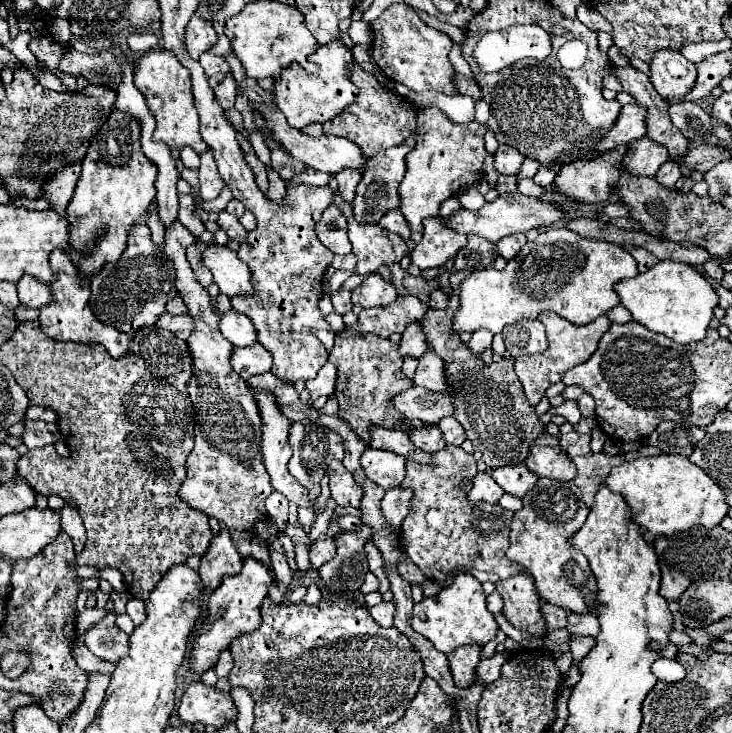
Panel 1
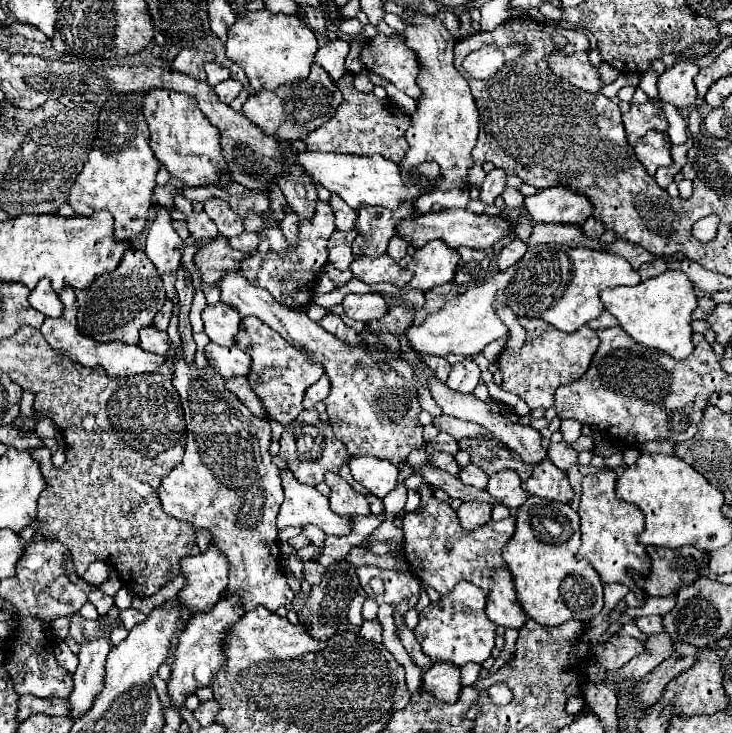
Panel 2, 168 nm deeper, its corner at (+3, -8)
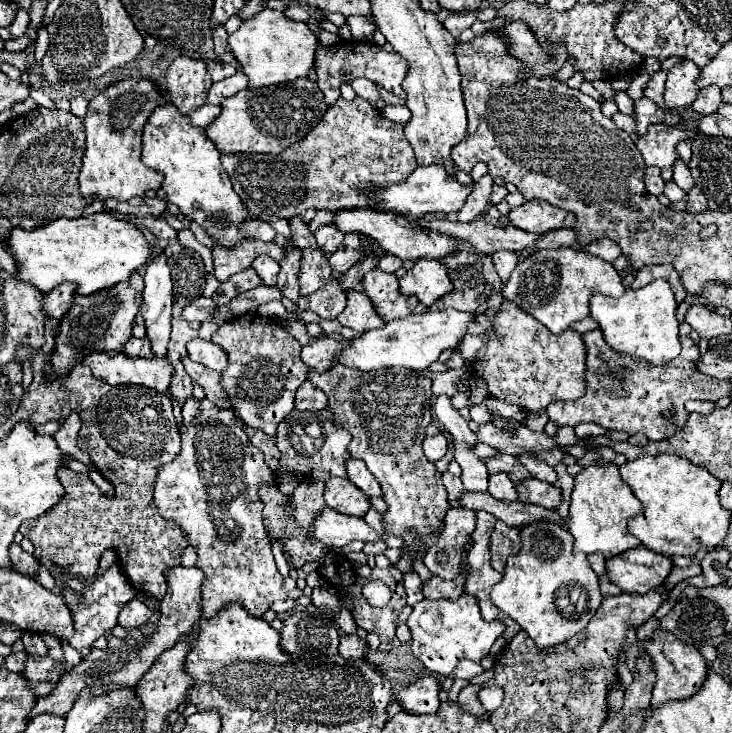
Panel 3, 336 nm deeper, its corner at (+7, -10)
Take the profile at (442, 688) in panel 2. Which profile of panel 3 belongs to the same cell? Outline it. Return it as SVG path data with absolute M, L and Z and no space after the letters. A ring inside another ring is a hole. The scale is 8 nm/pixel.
M426 675L416 683L410 683L400 693L396 693L396 701L406 713L414 715L432 715L440 707L438 699L438 683L434 677Z

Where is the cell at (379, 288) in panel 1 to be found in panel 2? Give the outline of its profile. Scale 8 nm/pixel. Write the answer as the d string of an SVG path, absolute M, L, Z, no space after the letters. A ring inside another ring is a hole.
M366 293L366 295L346 295L342 301L344 313L358 321L372 321L386 315L388 307L380 293Z

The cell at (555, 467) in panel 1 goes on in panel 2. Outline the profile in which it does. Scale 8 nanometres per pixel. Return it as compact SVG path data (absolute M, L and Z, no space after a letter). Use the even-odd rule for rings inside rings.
M548 457L536 463L532 475L522 483L522 487L530 495L538 495L538 497L546 497L546 499L562 501L562 503L568 503L574 497L574 489L568 483L566 471L556 469L556 465L548 461Z

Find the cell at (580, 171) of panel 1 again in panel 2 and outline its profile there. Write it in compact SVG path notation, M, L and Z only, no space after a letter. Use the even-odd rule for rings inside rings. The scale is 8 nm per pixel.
M550 187L526 197L526 209L538 223L582 223L592 215L592 203L584 193Z

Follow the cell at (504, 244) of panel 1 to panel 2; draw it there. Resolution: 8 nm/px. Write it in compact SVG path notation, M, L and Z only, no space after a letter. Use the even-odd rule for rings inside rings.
M514 239L510 245L506 245L500 253L498 253L498 269L504 271L508 269L510 265L514 265L524 253L526 253L526 245L520 241L520 239Z

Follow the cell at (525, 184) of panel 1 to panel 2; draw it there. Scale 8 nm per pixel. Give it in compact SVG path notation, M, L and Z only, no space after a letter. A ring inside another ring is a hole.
M512 187L504 189L502 199L504 199L504 203L506 203L508 209L520 209L524 205L524 195L518 189L512 189Z

